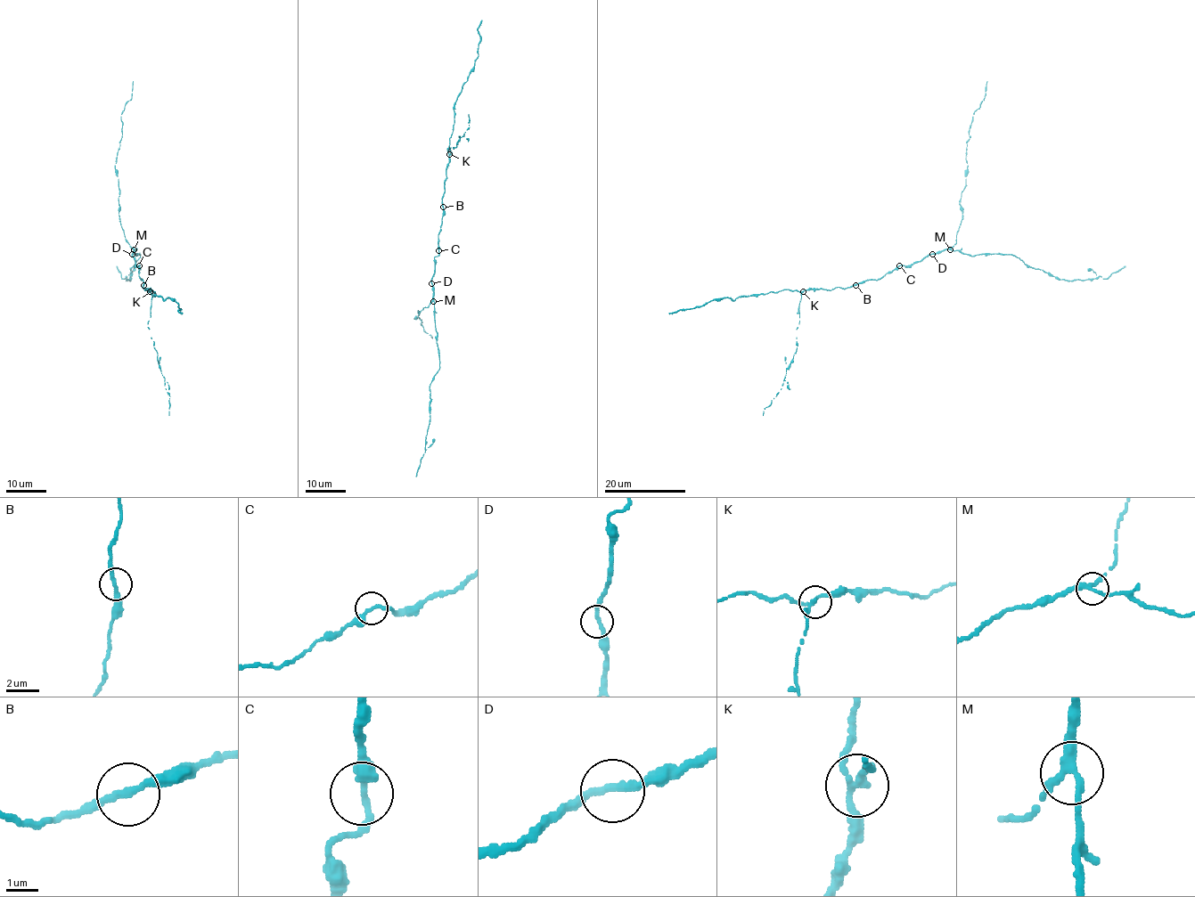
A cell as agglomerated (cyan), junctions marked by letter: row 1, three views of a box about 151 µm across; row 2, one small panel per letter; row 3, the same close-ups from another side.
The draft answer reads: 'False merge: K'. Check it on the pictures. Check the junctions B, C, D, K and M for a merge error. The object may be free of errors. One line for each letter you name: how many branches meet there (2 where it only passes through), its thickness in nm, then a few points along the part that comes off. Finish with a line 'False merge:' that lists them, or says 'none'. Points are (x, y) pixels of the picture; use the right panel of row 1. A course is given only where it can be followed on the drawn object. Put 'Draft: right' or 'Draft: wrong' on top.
Draft: right
K: branches 3; calibre 240 nm
False merge: K

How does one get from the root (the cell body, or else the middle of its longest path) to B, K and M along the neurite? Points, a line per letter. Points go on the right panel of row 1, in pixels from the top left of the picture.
B: (899, 266), (877, 280), (867, 280), (855, 285)
K: (899, 266), (877, 280), (863, 281), (847, 288), (809, 289), (803, 291)
M: (899, 266), (911, 265), (930, 254), (950, 249)

